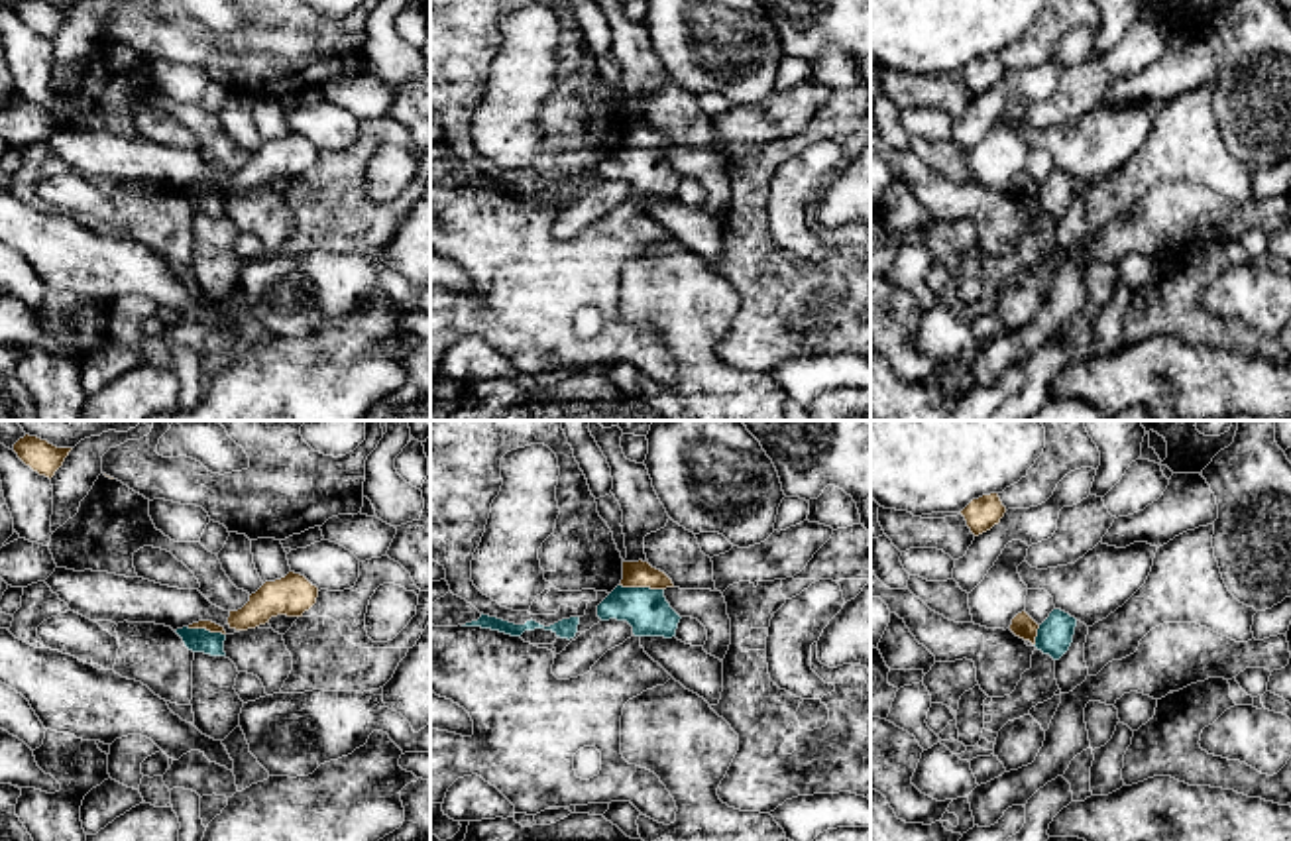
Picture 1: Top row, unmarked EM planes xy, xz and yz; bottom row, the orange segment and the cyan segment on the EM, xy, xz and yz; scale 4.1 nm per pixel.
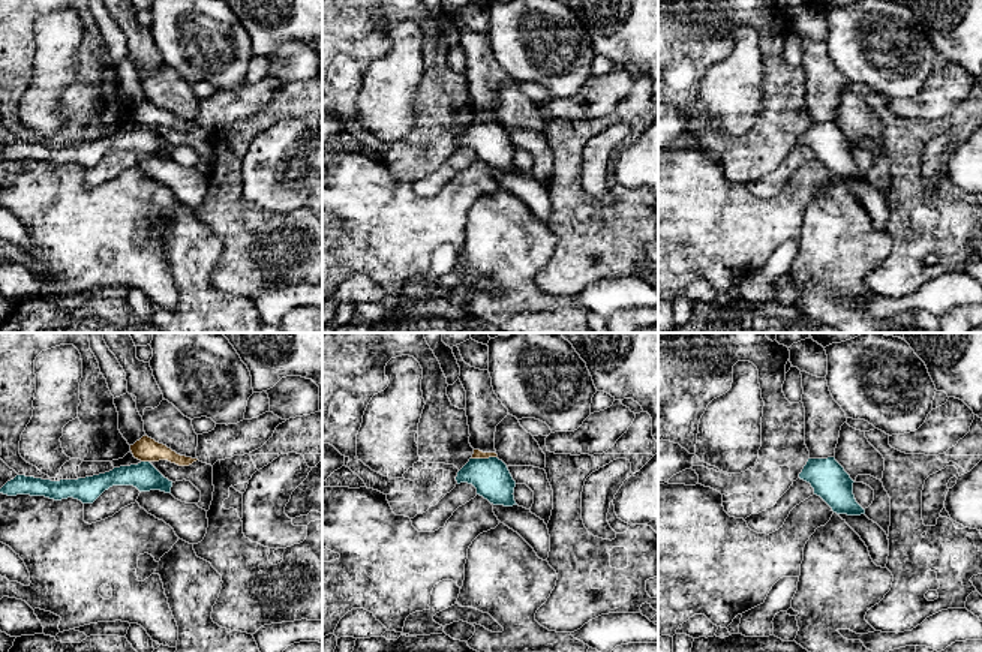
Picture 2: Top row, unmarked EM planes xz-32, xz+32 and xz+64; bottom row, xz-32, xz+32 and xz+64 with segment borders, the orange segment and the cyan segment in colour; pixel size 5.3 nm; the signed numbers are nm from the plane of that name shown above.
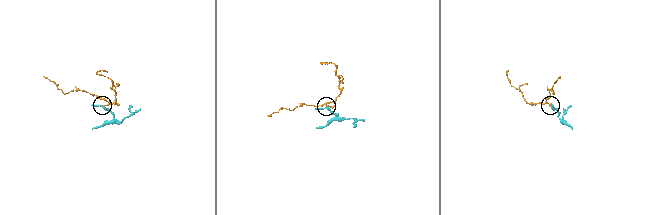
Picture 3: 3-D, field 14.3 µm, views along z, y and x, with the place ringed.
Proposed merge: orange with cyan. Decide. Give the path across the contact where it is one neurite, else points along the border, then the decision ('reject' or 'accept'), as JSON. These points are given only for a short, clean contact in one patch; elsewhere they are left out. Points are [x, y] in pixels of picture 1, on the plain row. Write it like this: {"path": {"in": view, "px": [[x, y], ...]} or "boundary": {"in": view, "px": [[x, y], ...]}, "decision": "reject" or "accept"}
{"boundary": {"in": "xz", "px": [[619, 144], [663, 150]]}, "decision": "reject"}

